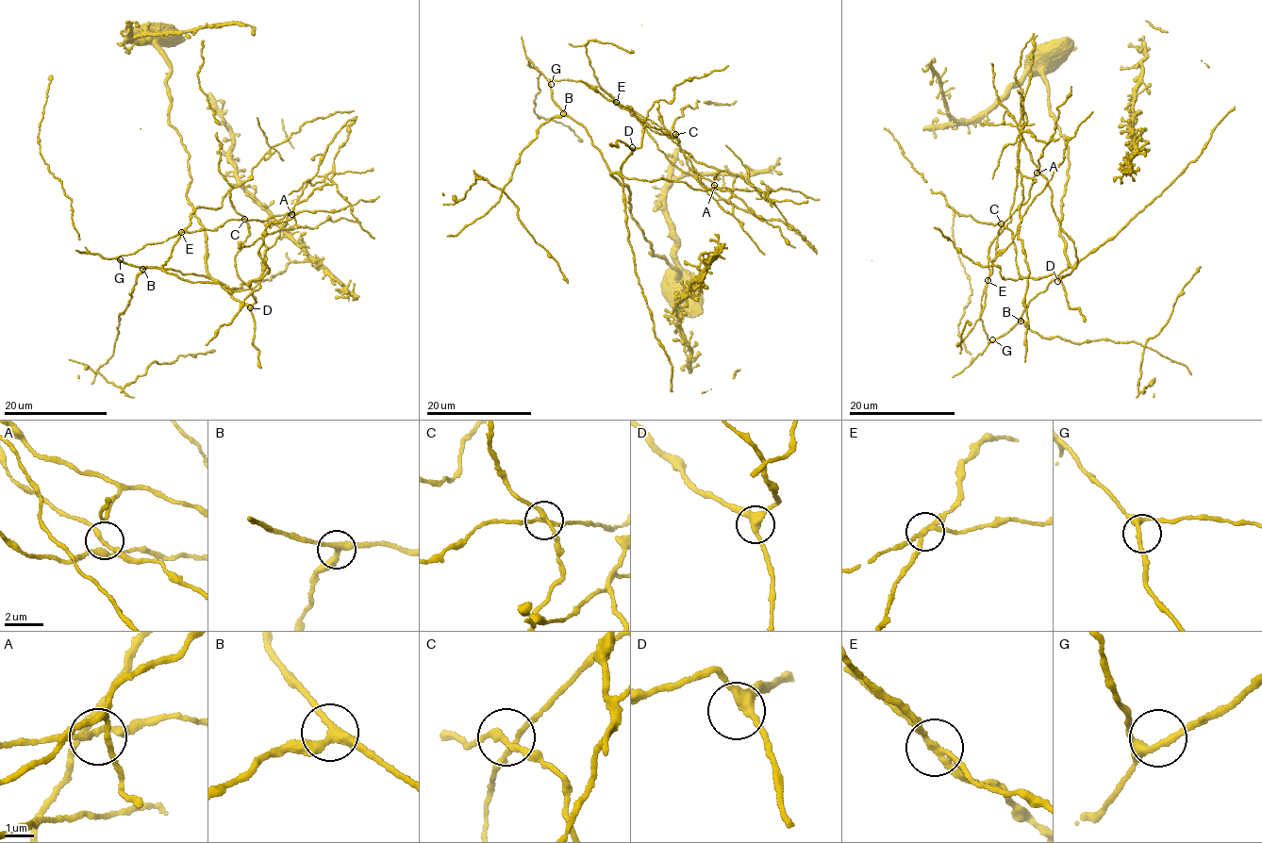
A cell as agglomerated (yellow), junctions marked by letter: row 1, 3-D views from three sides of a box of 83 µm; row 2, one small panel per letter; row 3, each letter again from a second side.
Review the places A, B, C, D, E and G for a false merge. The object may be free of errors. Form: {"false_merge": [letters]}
{"false_merge": ["E"]}

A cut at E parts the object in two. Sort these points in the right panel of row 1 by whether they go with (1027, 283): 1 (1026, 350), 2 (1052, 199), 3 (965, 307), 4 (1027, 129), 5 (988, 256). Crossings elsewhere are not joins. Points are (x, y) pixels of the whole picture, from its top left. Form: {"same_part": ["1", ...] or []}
{"same_part": ["1", "4", "5"]}

